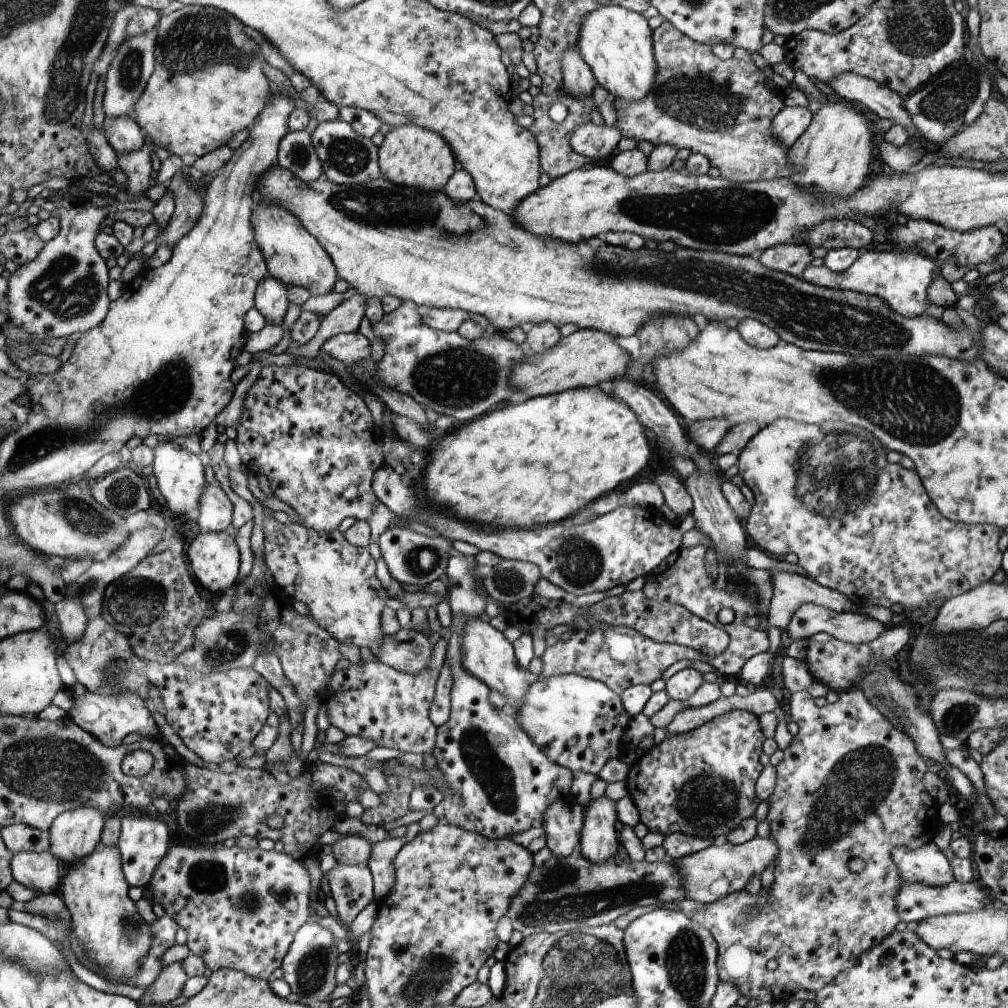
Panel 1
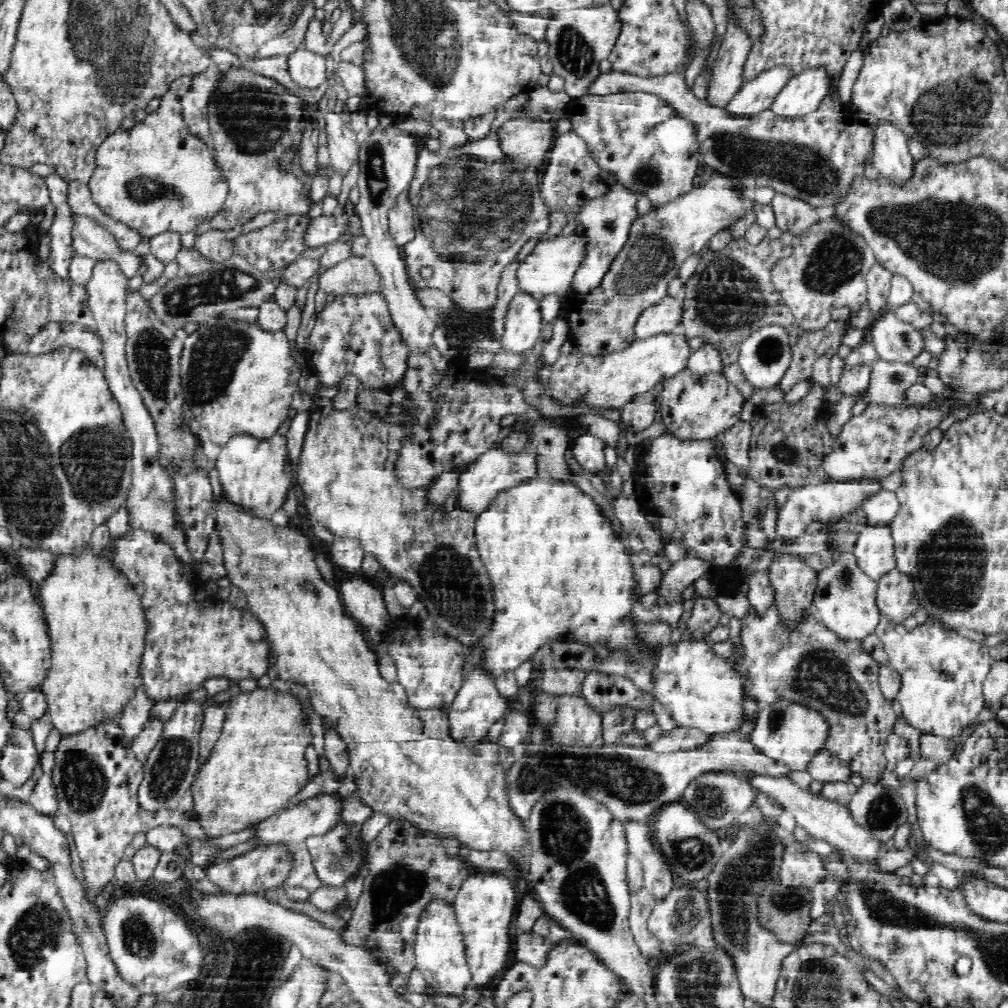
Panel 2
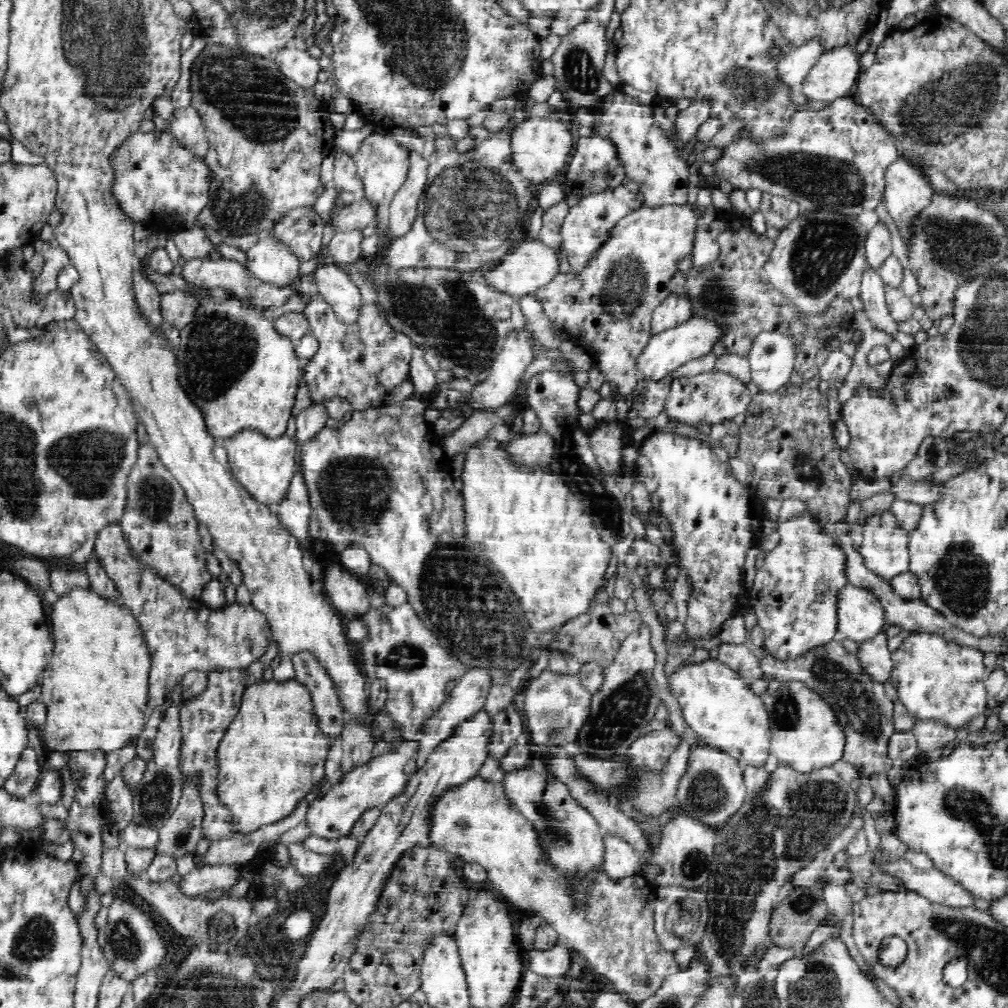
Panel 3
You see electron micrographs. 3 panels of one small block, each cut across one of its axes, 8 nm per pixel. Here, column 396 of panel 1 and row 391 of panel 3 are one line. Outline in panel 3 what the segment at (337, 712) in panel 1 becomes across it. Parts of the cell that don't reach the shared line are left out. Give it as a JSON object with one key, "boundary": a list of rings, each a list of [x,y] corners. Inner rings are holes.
{"boundary":[[[710,372],[702,376],[674,376],[670,378],[670,388],[664,402],[664,412],[676,424],[688,424],[698,430],[710,430],[714,424],[722,424],[724,420],[732,420],[738,414],[746,414],[752,394],[746,384],[742,384],[736,376],[728,376],[726,372]]]}

